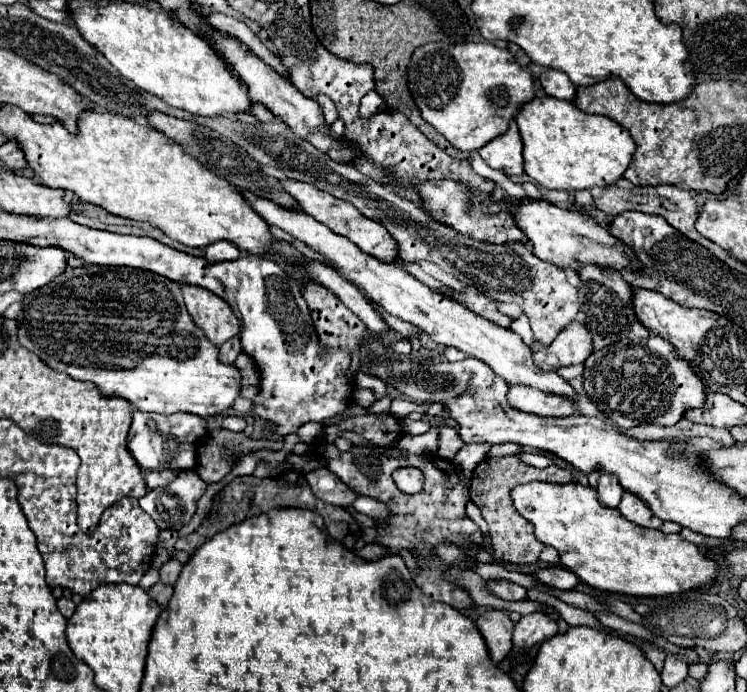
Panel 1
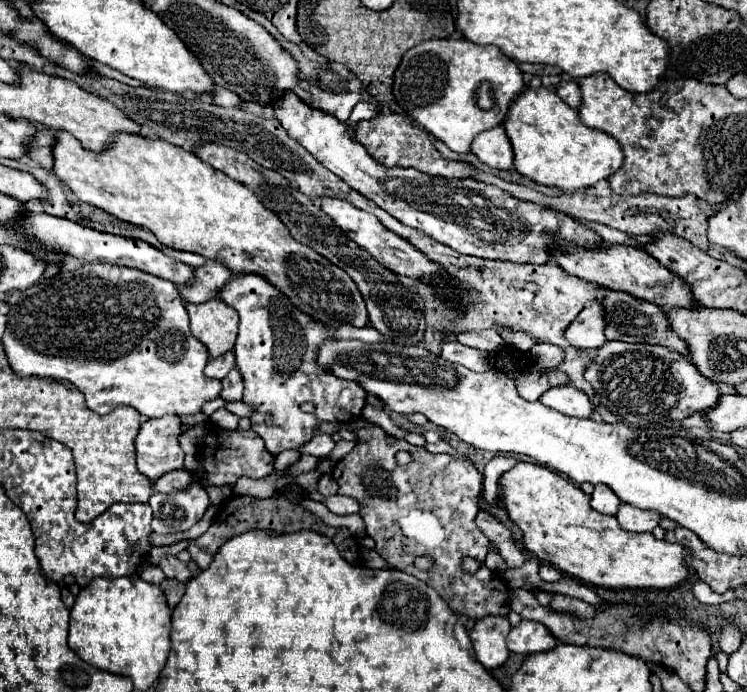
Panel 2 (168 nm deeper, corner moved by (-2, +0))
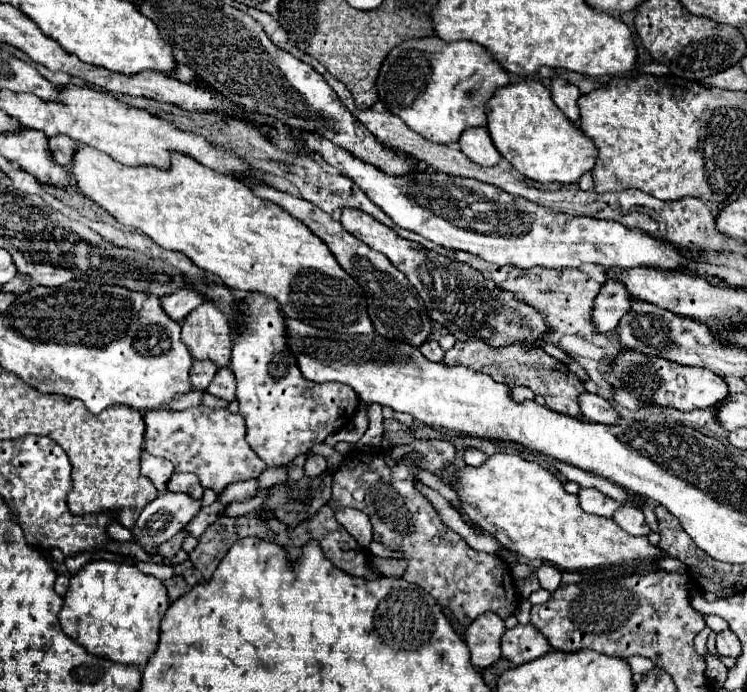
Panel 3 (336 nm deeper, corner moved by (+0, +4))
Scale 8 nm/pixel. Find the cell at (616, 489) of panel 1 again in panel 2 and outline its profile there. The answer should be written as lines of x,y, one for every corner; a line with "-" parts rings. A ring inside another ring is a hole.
596,485
594,487
594,493
590,497
592,497
590,499
590,505
592,505
594,511
604,513
604,515
616,515
618,505
620,505
620,499
616,499
616,495
610,491
610,487

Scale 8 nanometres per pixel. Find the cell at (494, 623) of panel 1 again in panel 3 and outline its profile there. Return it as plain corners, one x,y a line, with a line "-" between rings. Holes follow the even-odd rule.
482,613
464,635
466,645
472,653
472,663
476,669
486,669
494,665
502,653
500,653
500,639
506,631
504,621
494,613

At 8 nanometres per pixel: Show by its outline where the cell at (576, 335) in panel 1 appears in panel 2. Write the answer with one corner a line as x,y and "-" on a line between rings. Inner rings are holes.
594,301
574,319
574,323
566,331
566,339
578,349
598,349
606,343
604,337
604,305

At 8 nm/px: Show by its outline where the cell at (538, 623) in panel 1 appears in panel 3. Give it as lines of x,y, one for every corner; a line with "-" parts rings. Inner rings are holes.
532,623
516,625
502,635
502,655
514,665
538,659
550,649
552,647
550,643
546,643
546,637

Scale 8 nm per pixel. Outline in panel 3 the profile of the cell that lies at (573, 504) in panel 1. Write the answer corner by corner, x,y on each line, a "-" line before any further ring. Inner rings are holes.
496,453
486,459
480,467
462,467
456,473
456,485
460,495
460,511
464,521
478,525
492,537
496,537
506,549
526,557
542,559
564,571
582,571
582,569
604,569
622,563
634,561
658,561
662,551
654,547
648,537
634,537
622,531
612,519
600,515
588,515
578,505
578,495
570,495
564,489
564,483
544,467
534,461
526,461
520,455

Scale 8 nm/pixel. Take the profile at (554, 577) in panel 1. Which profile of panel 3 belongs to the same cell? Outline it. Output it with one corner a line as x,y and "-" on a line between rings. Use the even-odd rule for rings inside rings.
544,563
544,565
536,571
536,575
538,575
540,585
542,585
546,591
552,593
552,591
558,589
558,585
560,585
560,571
558,571
554,565

